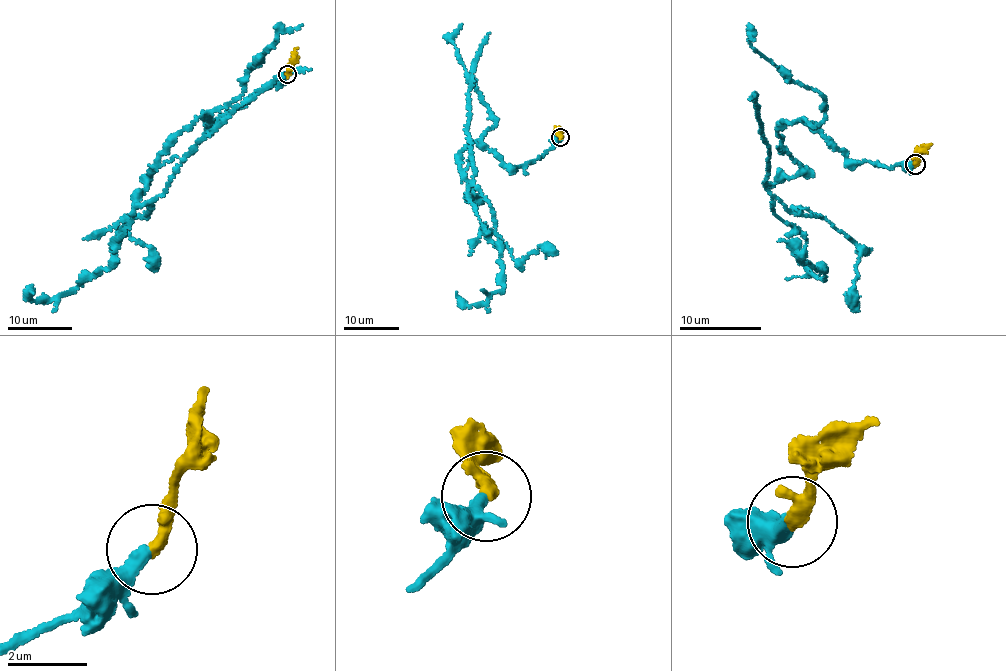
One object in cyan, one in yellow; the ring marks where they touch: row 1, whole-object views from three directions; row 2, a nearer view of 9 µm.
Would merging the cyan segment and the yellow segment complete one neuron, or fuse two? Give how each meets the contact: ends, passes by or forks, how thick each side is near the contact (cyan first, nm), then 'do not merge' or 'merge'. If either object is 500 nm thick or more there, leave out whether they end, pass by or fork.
cyan ends; yellow passes by; calibres 360 and 240 nm; merge

